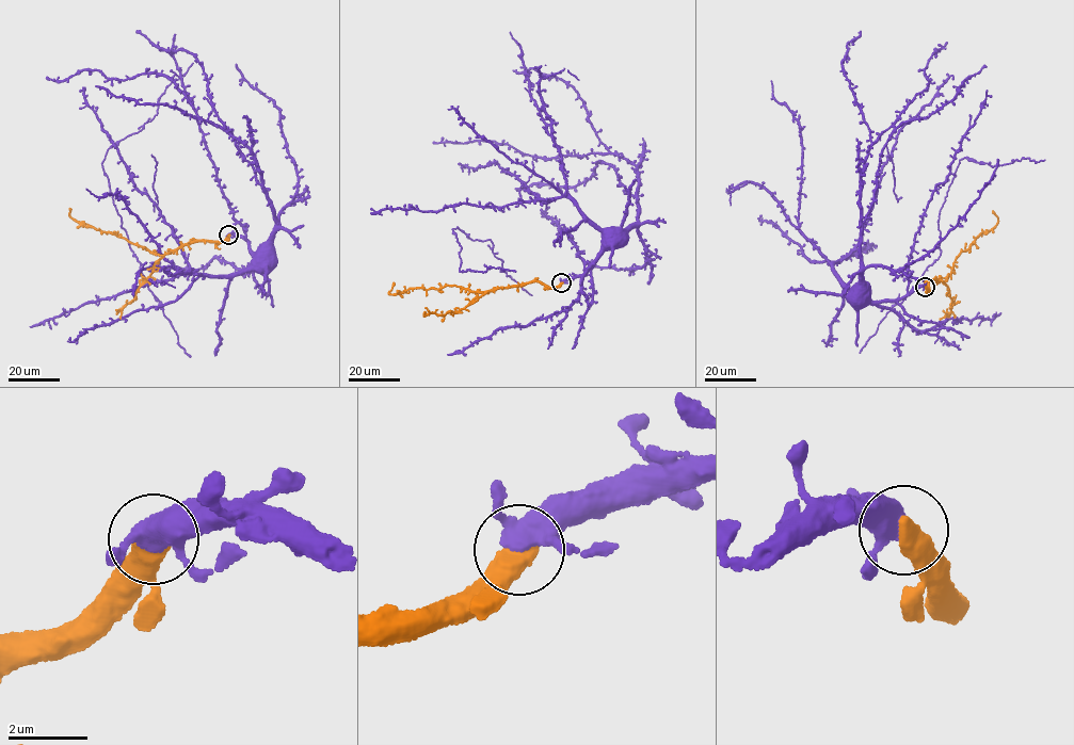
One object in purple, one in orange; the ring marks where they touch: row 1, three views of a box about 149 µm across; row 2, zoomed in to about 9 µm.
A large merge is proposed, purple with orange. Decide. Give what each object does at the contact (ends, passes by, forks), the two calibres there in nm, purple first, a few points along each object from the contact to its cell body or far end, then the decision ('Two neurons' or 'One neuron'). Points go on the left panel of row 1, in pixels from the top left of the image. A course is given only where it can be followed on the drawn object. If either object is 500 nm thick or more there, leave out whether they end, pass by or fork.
Thickness 360 nm (purple) against 600 nm. Course of purple: (228, 235), (238, 235), (245, 239), (255, 262), (253, 258), (259, 265). Course of orange: (228, 235), (220, 242), (195, 241), (161, 255), (150, 253), (115, 233), (80, 224), (69, 215), (70, 208). One neuron

